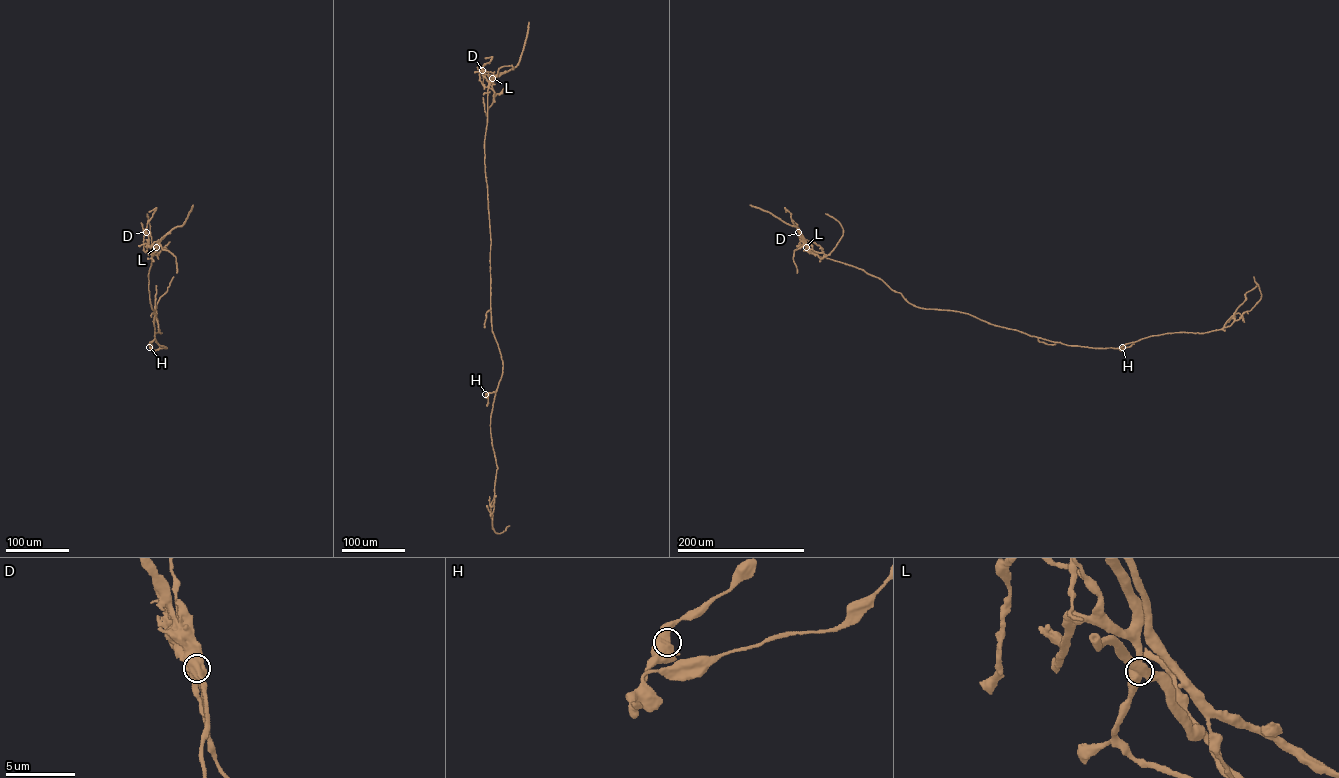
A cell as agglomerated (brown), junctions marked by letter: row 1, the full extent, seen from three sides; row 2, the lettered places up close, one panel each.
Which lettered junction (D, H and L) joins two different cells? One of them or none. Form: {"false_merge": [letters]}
{"false_merge": ["L"]}

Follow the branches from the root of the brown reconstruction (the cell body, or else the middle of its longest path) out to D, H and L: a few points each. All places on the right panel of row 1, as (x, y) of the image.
D: (1005, 328), (967, 313), (913, 306), (880, 279), (854, 267), (814, 255), (800, 239), (798, 232)
H: (1005, 328), (1068, 345), (1121, 350), (1122, 347)
L: (1005, 328), (967, 313), (913, 306), (880, 279), (854, 267), (821, 257), (806, 247)

